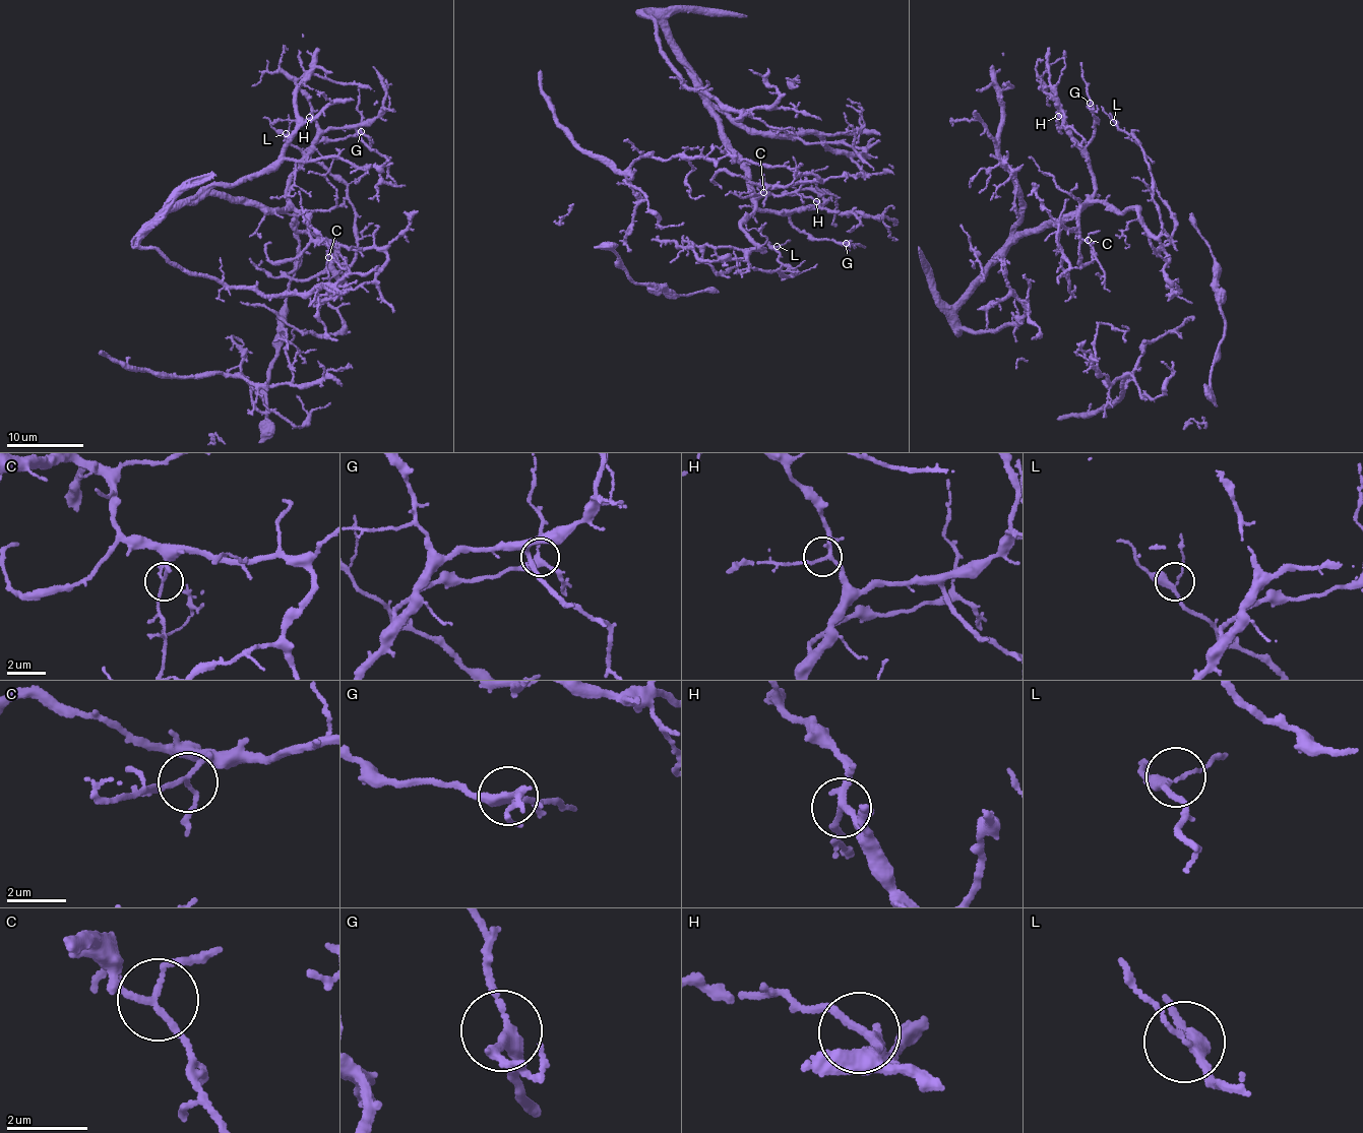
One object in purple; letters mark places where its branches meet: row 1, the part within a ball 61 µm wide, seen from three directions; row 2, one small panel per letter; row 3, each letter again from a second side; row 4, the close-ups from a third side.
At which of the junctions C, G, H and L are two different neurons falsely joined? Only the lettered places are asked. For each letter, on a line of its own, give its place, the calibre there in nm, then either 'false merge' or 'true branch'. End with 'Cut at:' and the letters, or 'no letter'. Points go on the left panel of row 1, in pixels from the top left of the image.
C: place (328, 257); calibre 120 nm; true branch
G: place (361, 131); calibre 240 nm; true branch
H: place (309, 117); calibre 190 nm; true branch
L: place (286, 133); calibre 190 nm; true branch
Cut at: no letter

